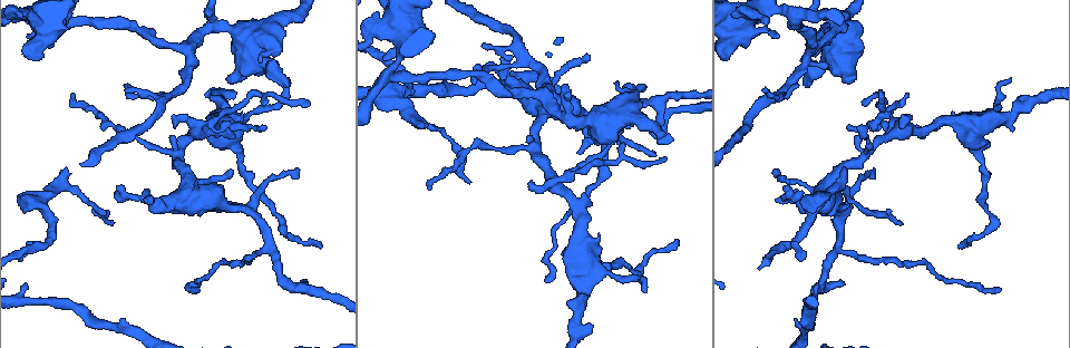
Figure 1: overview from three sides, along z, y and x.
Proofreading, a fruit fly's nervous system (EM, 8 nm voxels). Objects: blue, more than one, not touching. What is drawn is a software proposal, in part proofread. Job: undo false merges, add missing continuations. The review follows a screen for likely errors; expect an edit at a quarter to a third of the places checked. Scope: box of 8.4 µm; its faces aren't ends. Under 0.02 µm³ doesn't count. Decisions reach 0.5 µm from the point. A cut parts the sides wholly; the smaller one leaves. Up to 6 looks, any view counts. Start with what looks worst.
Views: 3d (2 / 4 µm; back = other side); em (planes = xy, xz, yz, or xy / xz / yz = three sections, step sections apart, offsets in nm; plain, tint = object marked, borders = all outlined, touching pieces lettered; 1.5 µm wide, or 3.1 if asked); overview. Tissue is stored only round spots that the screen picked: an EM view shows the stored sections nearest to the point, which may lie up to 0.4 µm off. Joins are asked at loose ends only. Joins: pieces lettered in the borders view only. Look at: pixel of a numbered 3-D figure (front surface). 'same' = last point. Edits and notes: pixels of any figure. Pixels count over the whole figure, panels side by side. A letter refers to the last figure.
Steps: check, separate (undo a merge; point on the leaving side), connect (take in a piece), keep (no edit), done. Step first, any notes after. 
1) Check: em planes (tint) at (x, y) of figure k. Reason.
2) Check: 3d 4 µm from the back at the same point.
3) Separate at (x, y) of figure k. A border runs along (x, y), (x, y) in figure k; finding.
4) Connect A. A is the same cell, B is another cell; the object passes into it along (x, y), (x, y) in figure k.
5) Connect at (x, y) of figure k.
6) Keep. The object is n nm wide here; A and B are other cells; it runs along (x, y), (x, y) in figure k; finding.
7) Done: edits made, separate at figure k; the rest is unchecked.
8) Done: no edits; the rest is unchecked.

Check: 3d 2 µm at (900, 223) of figure 1.

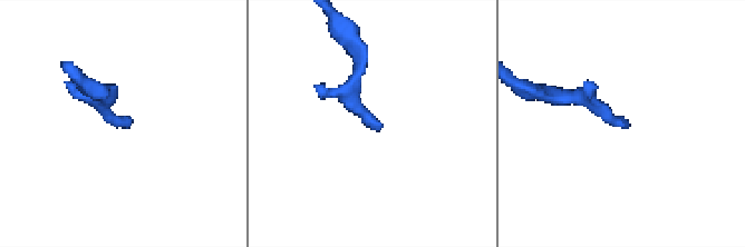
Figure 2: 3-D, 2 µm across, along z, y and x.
Check: em planes (plain) at (626, 122) of figure 2. Shape alone is not enough.

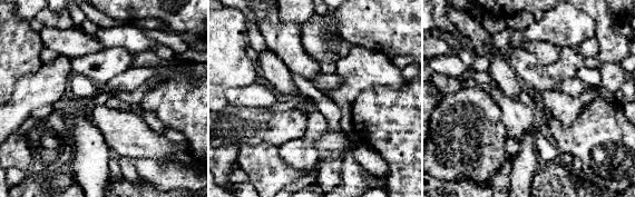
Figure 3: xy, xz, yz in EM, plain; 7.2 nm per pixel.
Check: em planes (borders) at the same point.

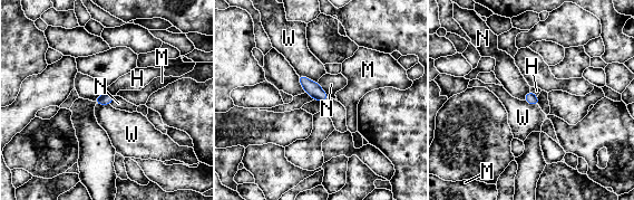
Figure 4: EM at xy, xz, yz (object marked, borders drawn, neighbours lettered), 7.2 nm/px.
Keep. The object is 80 nm wide here; H, M, N and W are other cells; a border runs along (104, 91), (115, 95) in figure 4; no lettered piece goes on from it.

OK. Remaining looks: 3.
Check: em yz step 4 (tint) at (817, 283) of figure 1. Free end.

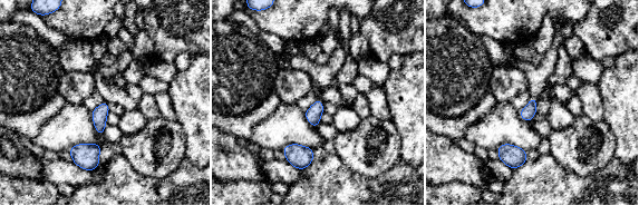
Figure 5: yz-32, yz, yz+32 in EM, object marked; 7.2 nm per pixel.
Check: em planes (borders) at the same point.

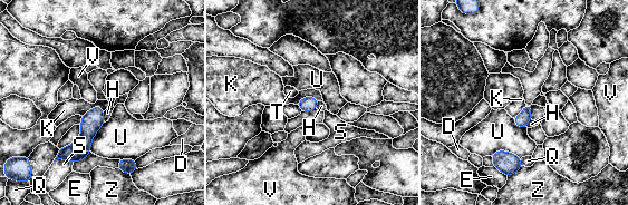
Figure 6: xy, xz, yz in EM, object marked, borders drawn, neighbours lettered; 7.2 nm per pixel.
Keep. D, E, H, K, Q, S, T, U, V and Z are other cells; a border runs along (319, 100), (302, 97), (296, 104) in figure 6; none of them fits.

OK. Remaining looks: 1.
Done: no edits; the rest is unchecked.

